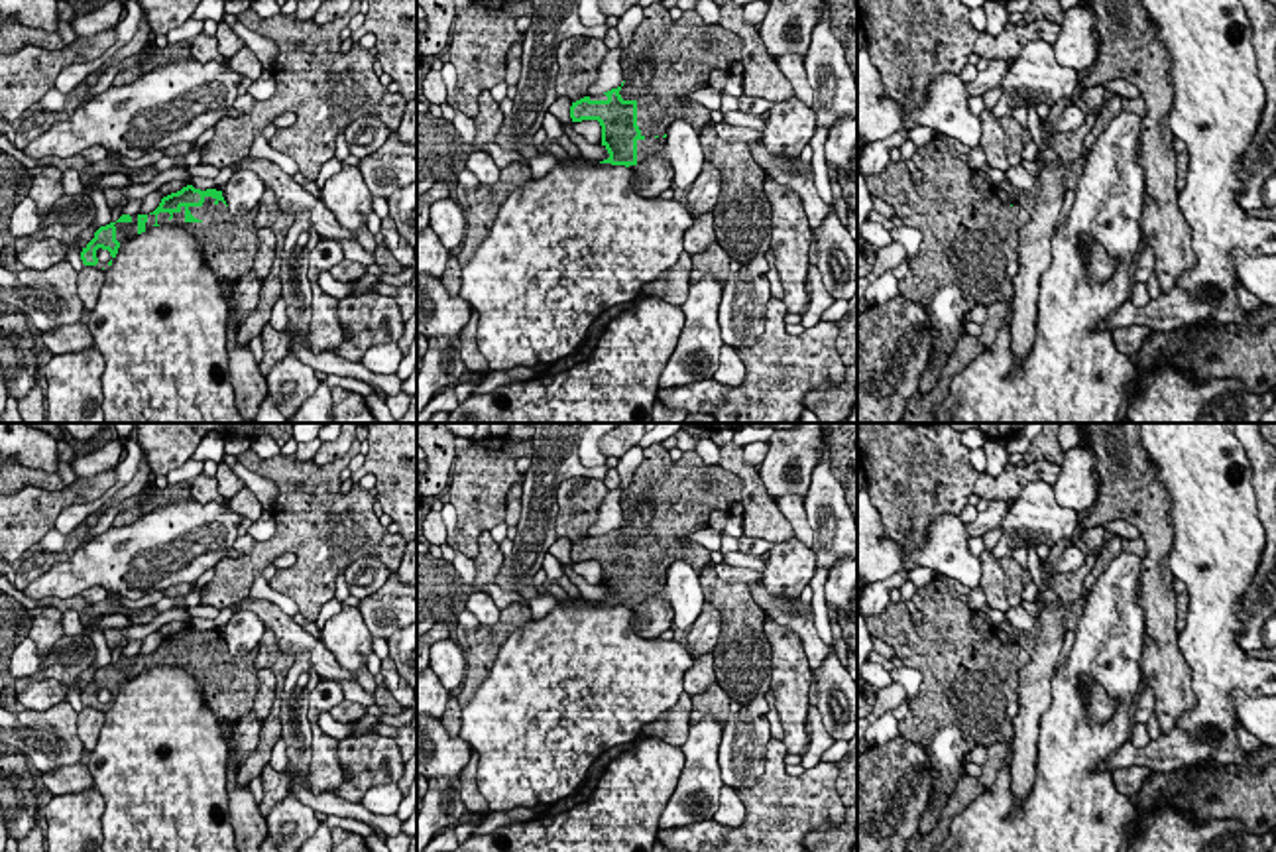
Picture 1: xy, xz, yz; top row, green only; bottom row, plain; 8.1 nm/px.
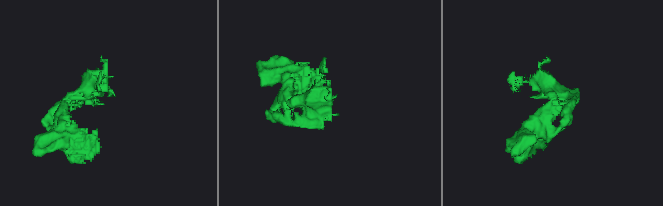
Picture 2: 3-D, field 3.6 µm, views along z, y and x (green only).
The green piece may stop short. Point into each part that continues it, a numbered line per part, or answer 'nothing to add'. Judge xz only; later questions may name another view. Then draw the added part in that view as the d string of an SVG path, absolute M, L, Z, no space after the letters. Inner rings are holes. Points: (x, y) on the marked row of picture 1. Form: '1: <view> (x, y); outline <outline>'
1: xz (667, 60); outline M655 2L643 10L643 22L625 47L621 63L625 83L619 94L623 100L637 102L637 126L643 136L637 140L637 163L629 165L631 171L635 171L645 157L665 152L665 134L672 120L684 120L692 124L698 134L702 132L702 126L710 122L710 110L688 102L686 96L706 89L712 71L729 71L733 63L741 61L741 49L741 35L718 24L704 24L694 10L682 12L680 20L672 20L663 2Z

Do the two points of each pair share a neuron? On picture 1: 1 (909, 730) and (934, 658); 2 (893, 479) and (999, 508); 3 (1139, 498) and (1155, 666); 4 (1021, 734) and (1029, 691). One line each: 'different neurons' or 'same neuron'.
1: same neuron
2: different neurons
3: same neuron
4: same neuron

